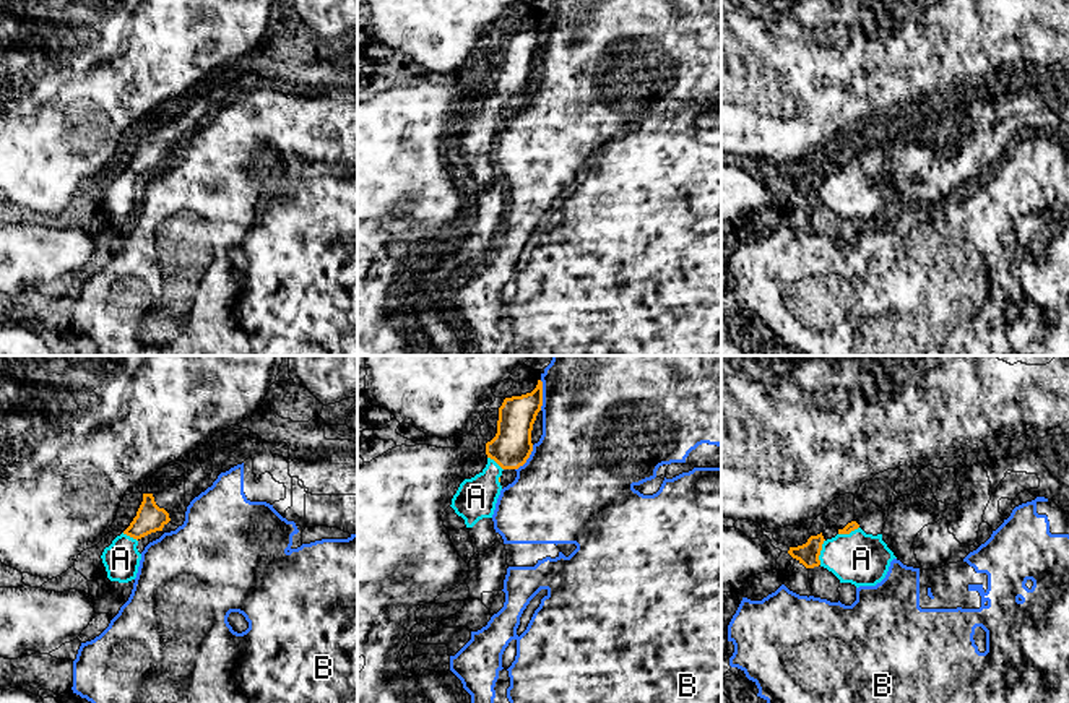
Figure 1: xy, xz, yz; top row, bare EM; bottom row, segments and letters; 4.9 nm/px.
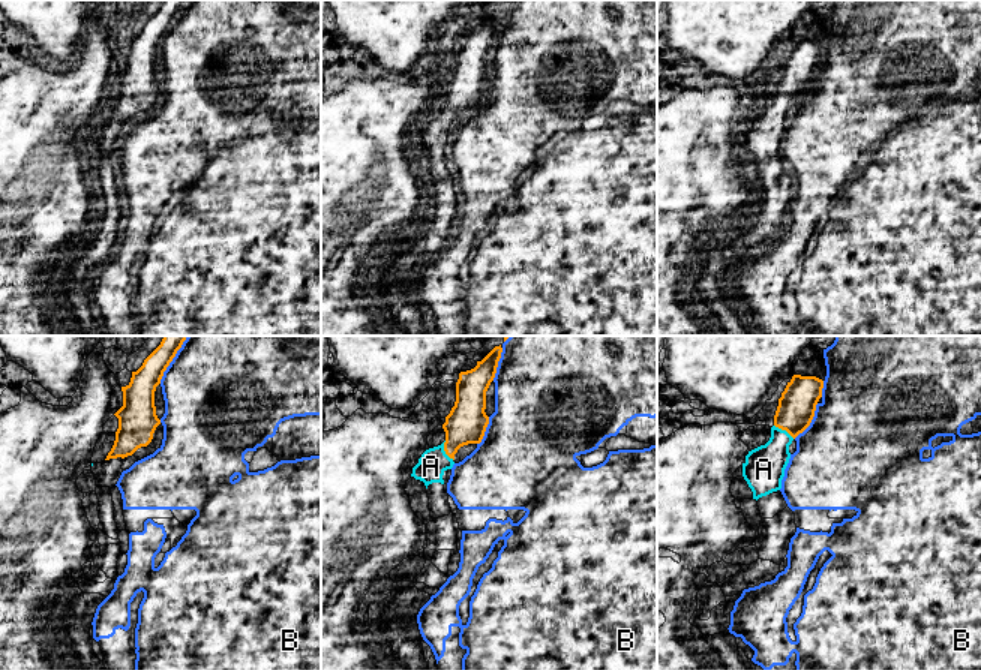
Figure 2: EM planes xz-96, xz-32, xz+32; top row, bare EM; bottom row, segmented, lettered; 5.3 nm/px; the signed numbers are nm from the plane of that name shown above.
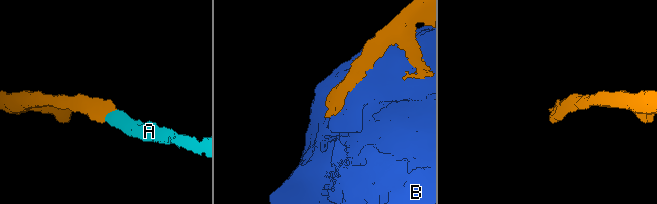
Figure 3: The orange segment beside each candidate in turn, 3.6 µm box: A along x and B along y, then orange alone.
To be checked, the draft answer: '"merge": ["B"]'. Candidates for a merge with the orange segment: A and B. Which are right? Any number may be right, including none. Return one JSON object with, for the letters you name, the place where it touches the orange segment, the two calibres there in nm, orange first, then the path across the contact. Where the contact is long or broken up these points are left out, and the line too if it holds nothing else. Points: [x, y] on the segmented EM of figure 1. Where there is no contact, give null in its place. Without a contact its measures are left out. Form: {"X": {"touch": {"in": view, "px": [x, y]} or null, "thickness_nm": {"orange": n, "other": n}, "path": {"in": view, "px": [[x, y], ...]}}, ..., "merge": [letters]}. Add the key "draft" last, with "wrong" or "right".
{"A": {"touch": {"in": "yz", "px": [819, 552]}, "thickness_nm": {"orange": 110, "other": 260}, "path": {"in": "yz", "px": [[808, 554], [819, 552], [861, 559]]}}, "merge": ["A"], "draft": "wrong"}

